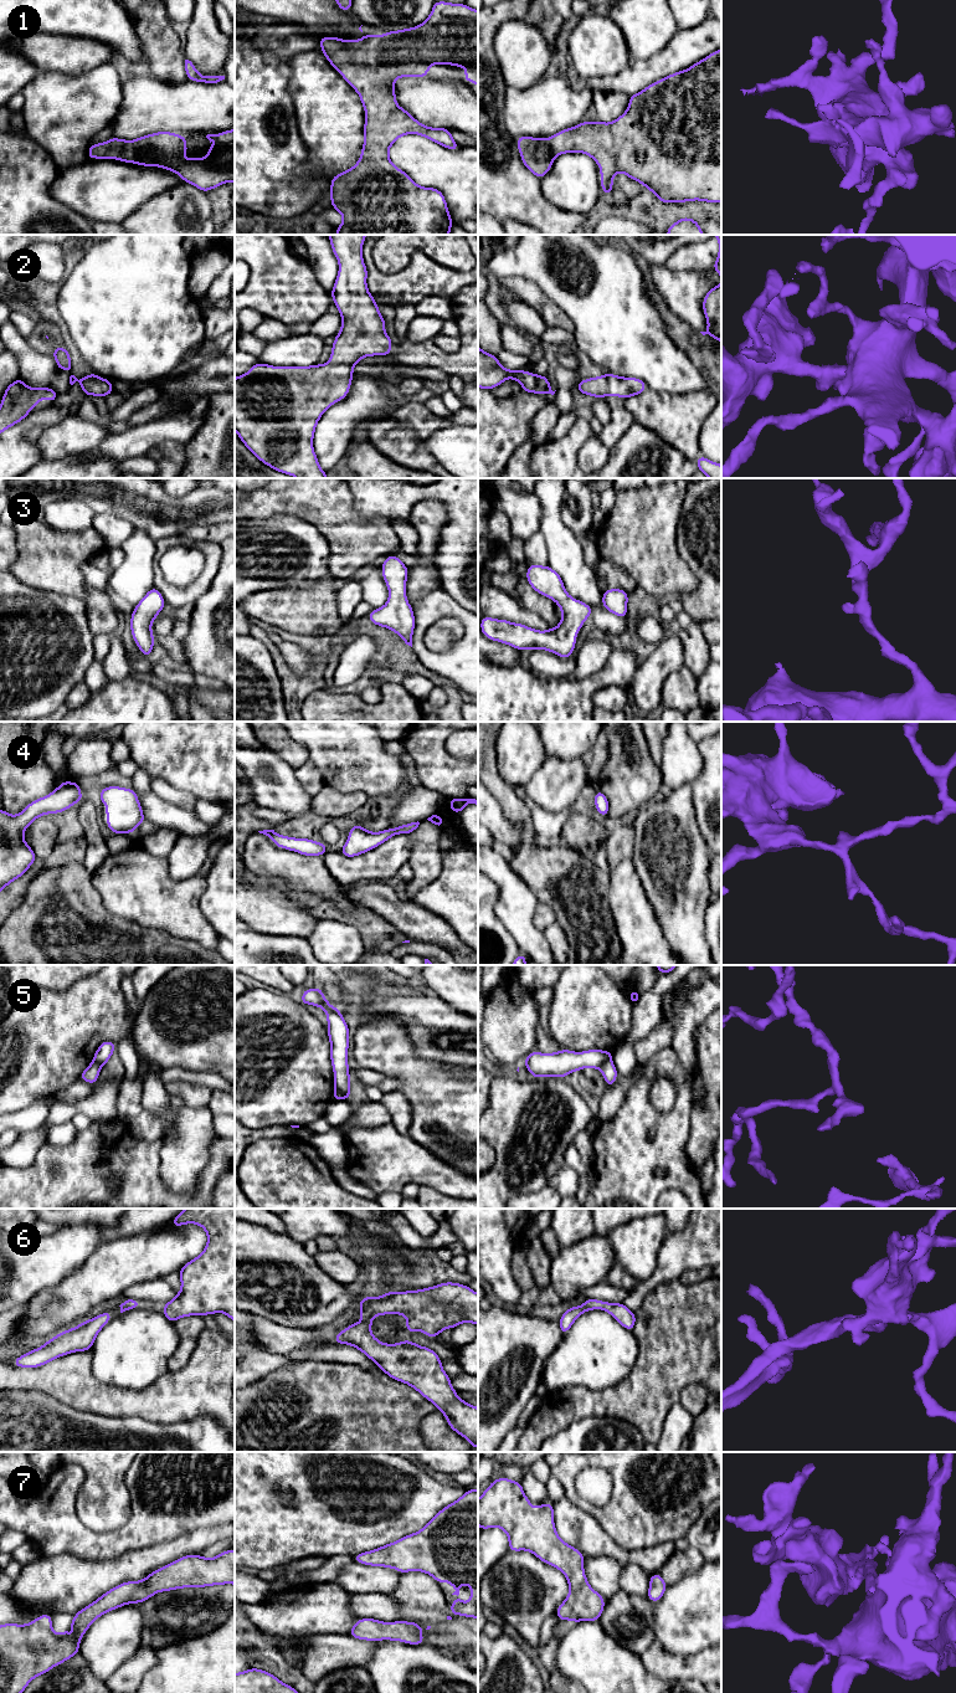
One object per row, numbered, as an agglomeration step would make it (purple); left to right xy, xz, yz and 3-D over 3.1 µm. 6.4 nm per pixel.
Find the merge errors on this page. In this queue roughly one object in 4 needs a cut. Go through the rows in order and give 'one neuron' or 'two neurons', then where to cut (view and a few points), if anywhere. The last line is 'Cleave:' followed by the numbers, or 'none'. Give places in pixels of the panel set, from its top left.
1: one neuron; cut none
2: one neuron; cut none
3: one neuron; cut none
4: one neuron; cut none
5: two neurons; cut yz (610, 1058), (600, 1068)
6: one neuron; cut none
7: one neuron; cut none
Cleave: 5

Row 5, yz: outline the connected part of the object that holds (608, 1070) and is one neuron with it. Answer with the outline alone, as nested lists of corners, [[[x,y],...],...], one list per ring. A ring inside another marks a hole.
[[[612,1060],[605,1062],[600,1069],[605,1077],[606,1086],[611,1087],[612,1084],[615,1084],[618,1072],[617,1072],[616,1066],[613,1064]]]

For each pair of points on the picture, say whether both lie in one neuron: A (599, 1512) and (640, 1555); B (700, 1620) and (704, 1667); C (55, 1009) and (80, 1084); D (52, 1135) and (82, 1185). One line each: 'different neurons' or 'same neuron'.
A: different neurons
B: different neurons
C: different neurons
D: different neurons

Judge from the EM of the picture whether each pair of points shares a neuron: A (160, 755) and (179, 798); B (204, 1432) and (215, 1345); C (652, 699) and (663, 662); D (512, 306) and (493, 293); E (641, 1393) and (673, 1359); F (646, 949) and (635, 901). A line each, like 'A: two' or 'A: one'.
A: two
B: two
C: one
D: two
E: one
F: one

